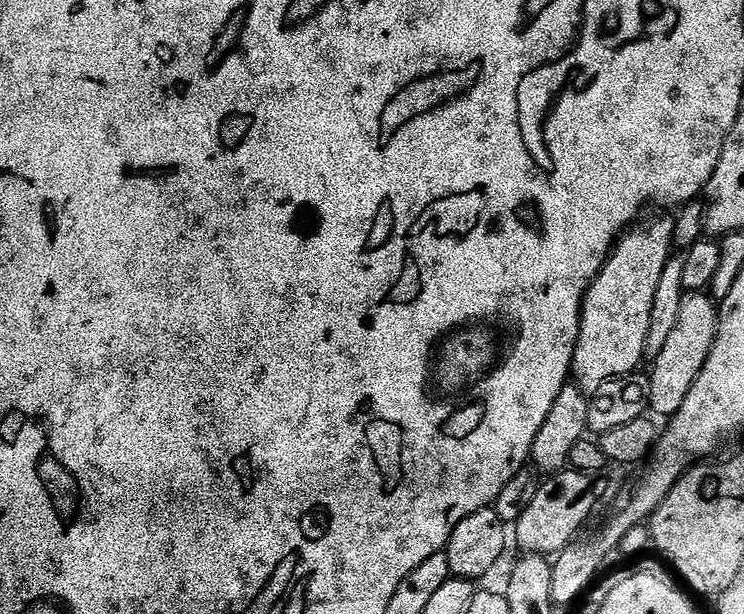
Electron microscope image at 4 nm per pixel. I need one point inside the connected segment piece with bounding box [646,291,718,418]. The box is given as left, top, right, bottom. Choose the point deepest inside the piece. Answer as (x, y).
(673, 370)

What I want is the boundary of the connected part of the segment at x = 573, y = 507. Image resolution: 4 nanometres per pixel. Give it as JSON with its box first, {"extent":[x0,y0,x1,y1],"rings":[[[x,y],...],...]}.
{"extent":[515,470,604,558],"rings":[[[571,470],[549,475],[545,479],[548,481],[537,487],[534,498],[530,498],[530,506],[522,510],[522,518],[515,522],[516,544],[521,548],[519,551],[548,558],[573,543],[581,535],[580,527],[591,518],[592,511],[604,496],[604,478],[599,472]]]}

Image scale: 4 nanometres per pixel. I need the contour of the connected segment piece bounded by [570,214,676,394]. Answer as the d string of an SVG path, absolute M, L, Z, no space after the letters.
M656 214L649 220L640 218L625 231L616 241L606 263L588 288L584 296L584 309L580 312L580 333L576 339L576 349L572 355L571 379L577 388L585 394L594 394L609 380L619 380L633 375L640 360L645 359L644 346L650 330L650 310L654 310L654 293L658 290L658 281L662 279L662 270L666 270L666 262L673 255L672 235L676 232L676 224L671 215Z

